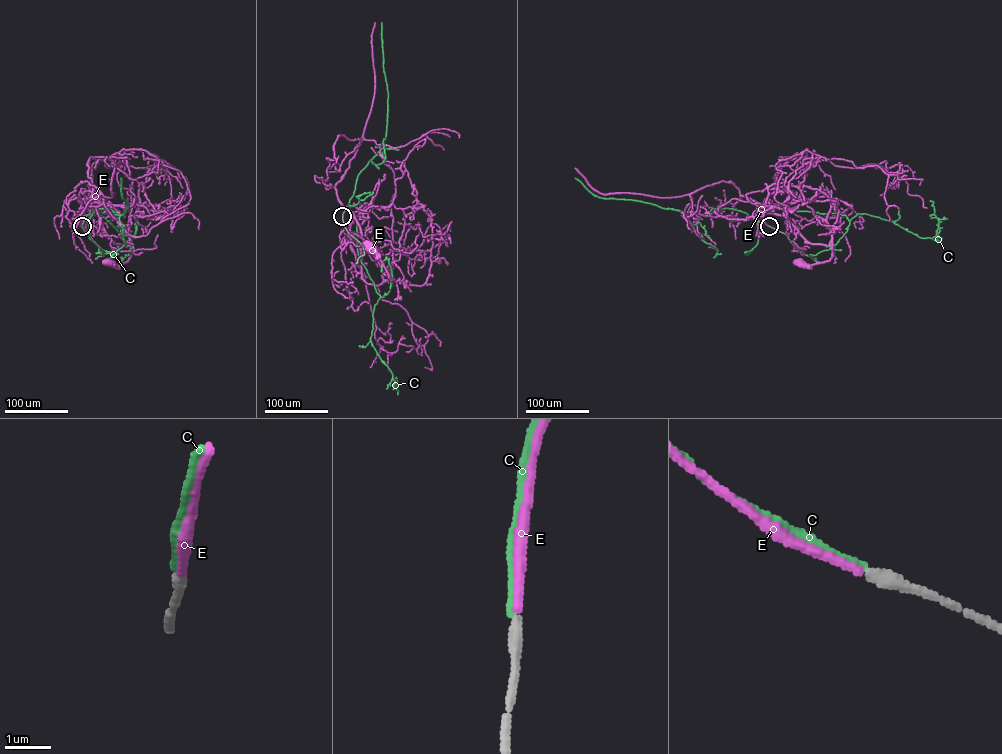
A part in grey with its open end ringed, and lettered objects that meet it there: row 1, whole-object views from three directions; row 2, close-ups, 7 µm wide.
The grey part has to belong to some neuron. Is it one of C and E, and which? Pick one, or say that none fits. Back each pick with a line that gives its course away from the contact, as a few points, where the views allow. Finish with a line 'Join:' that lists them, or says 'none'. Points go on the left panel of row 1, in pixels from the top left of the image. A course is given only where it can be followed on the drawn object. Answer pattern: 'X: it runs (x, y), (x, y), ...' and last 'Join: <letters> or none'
E: it runs (82, 226), (86, 216), (95, 213), (113, 242), (130, 242), (126, 262), (109, 262)
Join: E

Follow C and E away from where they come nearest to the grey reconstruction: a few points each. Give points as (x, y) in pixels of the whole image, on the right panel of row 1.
C: (769, 226), (762, 215), (772, 209), (836, 213), (849, 220), (865, 214), (932, 238), (939, 219), (930, 201)
E: (769, 226), (762, 216), (774, 213), (808, 242), (832, 242), (829, 260), (801, 262)

